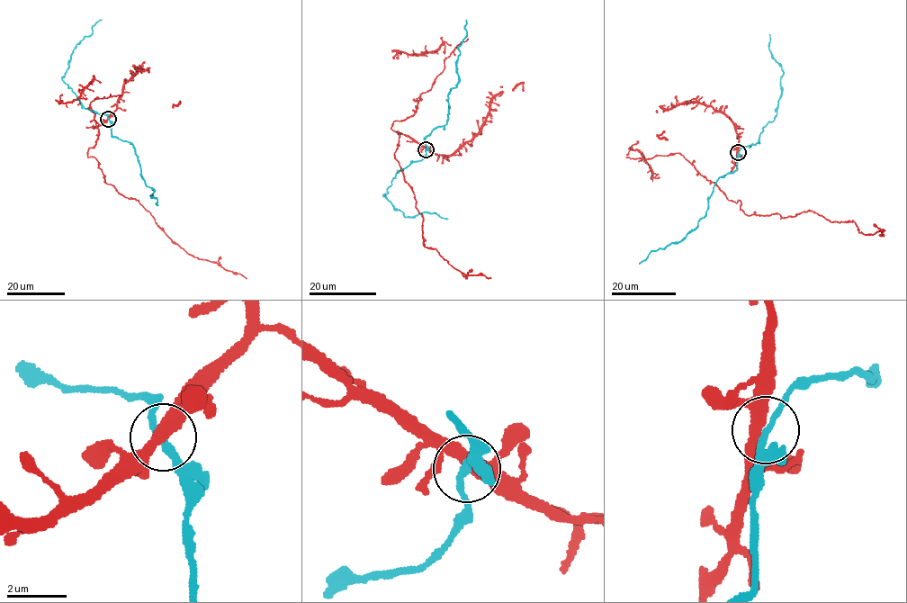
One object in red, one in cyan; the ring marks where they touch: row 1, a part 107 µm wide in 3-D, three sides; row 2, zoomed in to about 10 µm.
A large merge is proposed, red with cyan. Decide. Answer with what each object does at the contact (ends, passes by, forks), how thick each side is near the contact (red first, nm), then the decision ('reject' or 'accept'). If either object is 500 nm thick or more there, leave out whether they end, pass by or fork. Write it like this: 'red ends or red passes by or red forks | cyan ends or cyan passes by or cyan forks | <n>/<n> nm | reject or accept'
red forks | cyan passes by | 320/200 nm | accept

